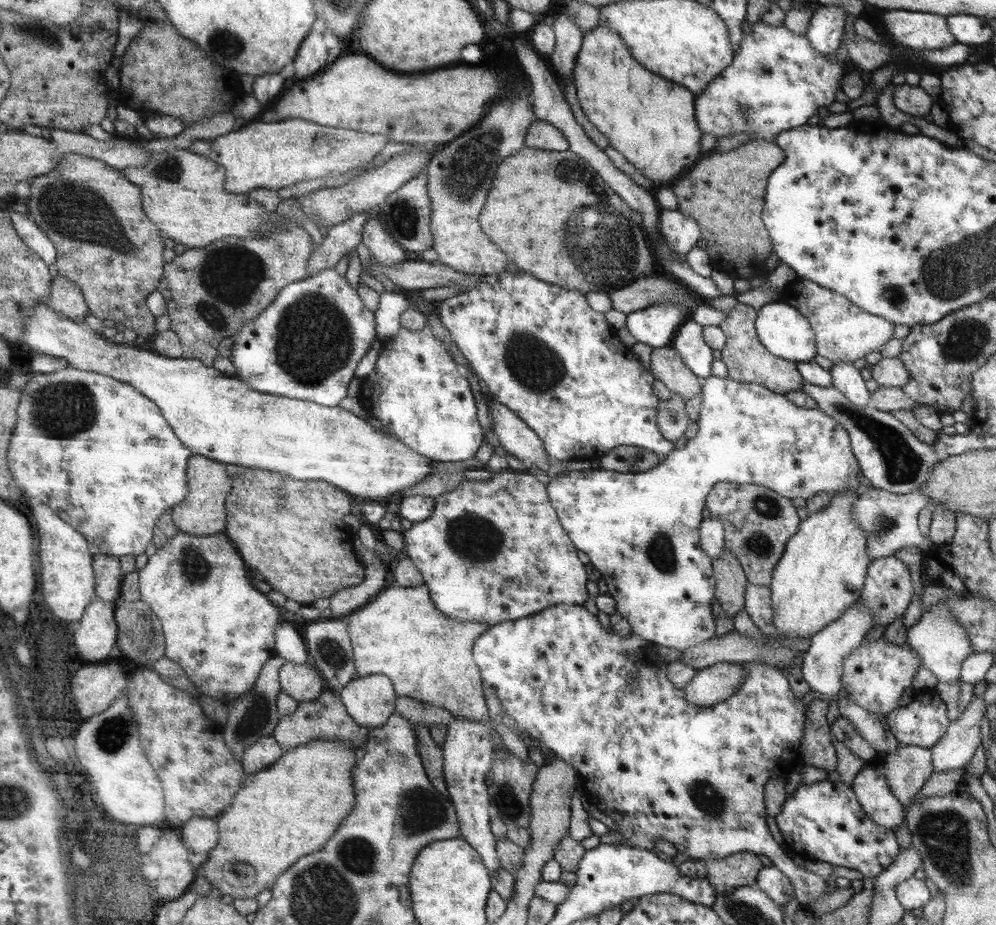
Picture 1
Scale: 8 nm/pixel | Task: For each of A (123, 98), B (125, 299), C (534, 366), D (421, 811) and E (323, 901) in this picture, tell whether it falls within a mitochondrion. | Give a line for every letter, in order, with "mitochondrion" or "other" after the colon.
A: other
B: other
C: mitochondrion
D: mitochondrion
E: mitochondrion

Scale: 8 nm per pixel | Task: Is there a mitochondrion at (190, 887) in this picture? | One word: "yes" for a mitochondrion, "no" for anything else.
no

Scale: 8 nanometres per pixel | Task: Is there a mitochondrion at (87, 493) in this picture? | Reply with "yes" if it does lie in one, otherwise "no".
no

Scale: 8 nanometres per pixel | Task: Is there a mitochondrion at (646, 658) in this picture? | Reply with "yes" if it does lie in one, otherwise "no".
no

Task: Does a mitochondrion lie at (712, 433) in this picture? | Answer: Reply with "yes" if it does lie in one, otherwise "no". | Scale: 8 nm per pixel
no

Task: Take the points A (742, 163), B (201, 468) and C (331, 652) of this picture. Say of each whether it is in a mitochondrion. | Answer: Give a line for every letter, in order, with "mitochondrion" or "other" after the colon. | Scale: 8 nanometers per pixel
A: other
B: other
C: mitochondrion

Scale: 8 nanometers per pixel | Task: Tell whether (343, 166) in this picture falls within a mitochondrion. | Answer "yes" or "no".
no

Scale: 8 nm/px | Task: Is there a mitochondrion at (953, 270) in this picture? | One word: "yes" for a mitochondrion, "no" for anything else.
yes

